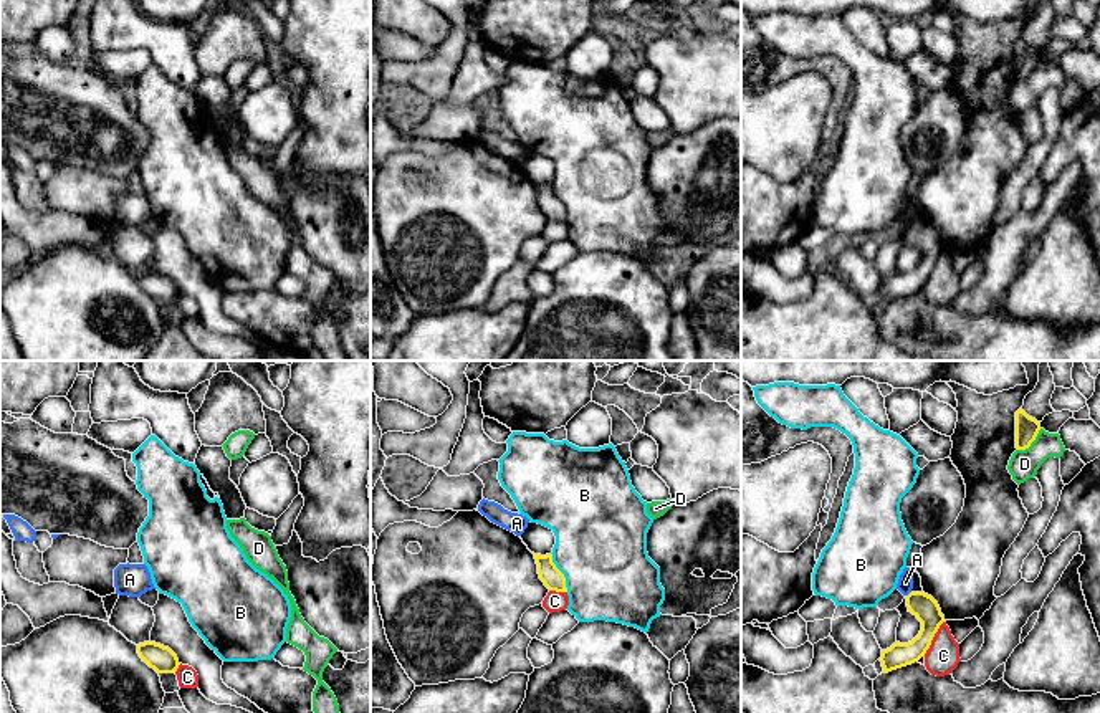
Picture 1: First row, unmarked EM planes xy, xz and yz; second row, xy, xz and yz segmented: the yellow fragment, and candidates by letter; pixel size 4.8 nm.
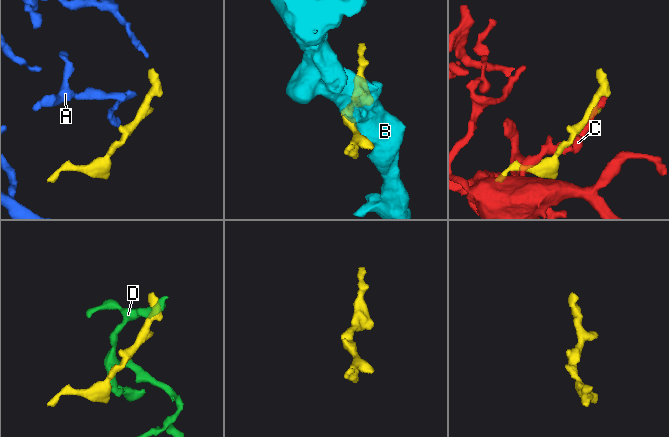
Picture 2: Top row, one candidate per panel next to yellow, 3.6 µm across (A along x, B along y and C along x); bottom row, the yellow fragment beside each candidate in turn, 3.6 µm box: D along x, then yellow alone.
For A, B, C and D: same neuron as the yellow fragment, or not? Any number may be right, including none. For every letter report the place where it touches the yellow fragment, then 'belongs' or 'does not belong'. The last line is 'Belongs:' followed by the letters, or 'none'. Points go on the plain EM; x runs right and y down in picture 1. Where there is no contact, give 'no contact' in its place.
A: yz (908, 224) | does not belong
B: xz (561, 202) | does not belong
C: yz (932, 268) | does not belong
D: yz (1031, 71) | does not belong
Belongs: none

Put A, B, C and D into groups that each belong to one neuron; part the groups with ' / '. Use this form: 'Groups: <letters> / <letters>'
Groups: A / B / C / D

